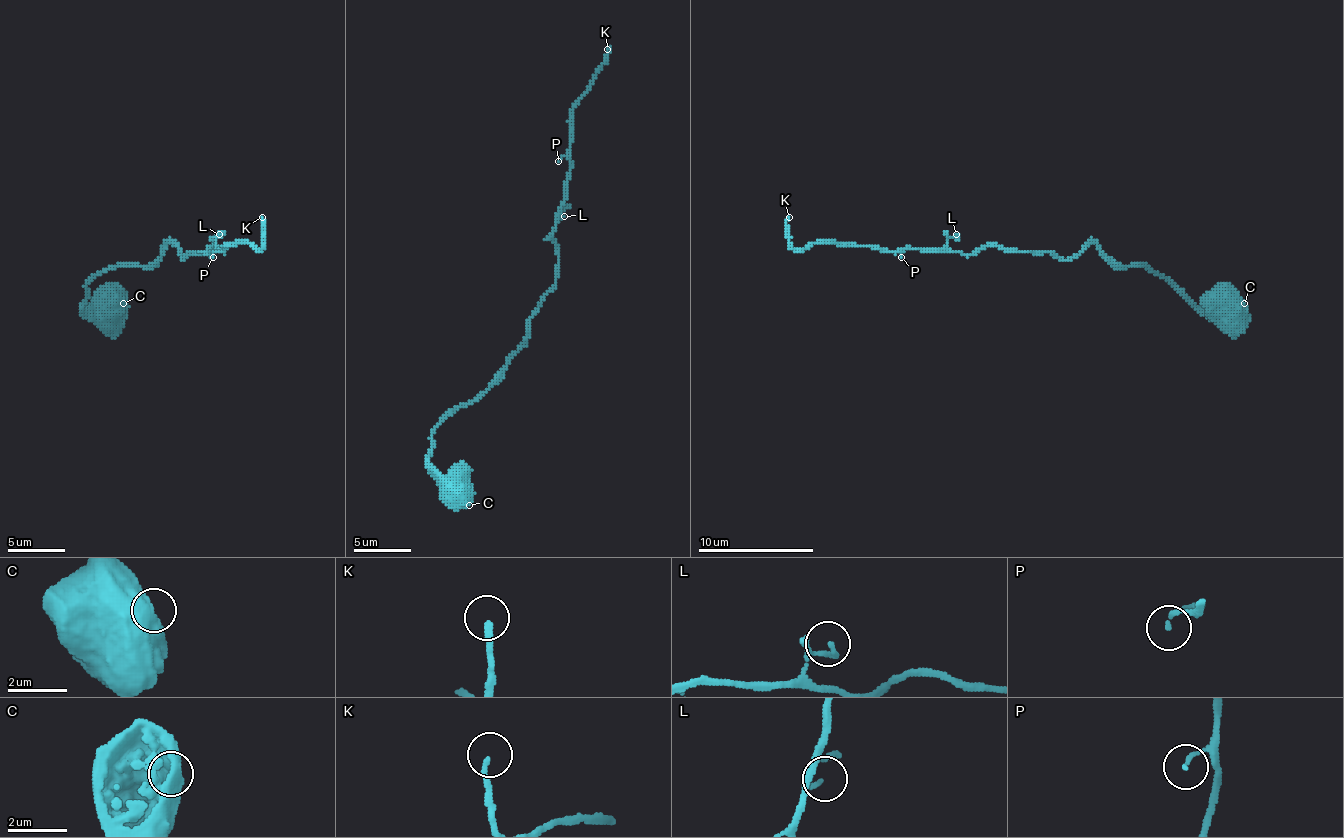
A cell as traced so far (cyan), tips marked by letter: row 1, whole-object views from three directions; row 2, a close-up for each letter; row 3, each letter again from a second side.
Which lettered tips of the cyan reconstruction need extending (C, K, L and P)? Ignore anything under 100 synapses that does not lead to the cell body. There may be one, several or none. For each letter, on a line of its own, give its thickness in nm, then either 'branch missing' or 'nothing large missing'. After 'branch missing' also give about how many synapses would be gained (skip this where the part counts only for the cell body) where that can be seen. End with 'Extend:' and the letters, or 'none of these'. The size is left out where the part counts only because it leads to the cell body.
C: 950 nm | nothing large missing
K: 170 nm | branch missing | 250 syn
L: 160 nm | nothing large missing
P: 120 nm | nothing large missing
Extend: K

